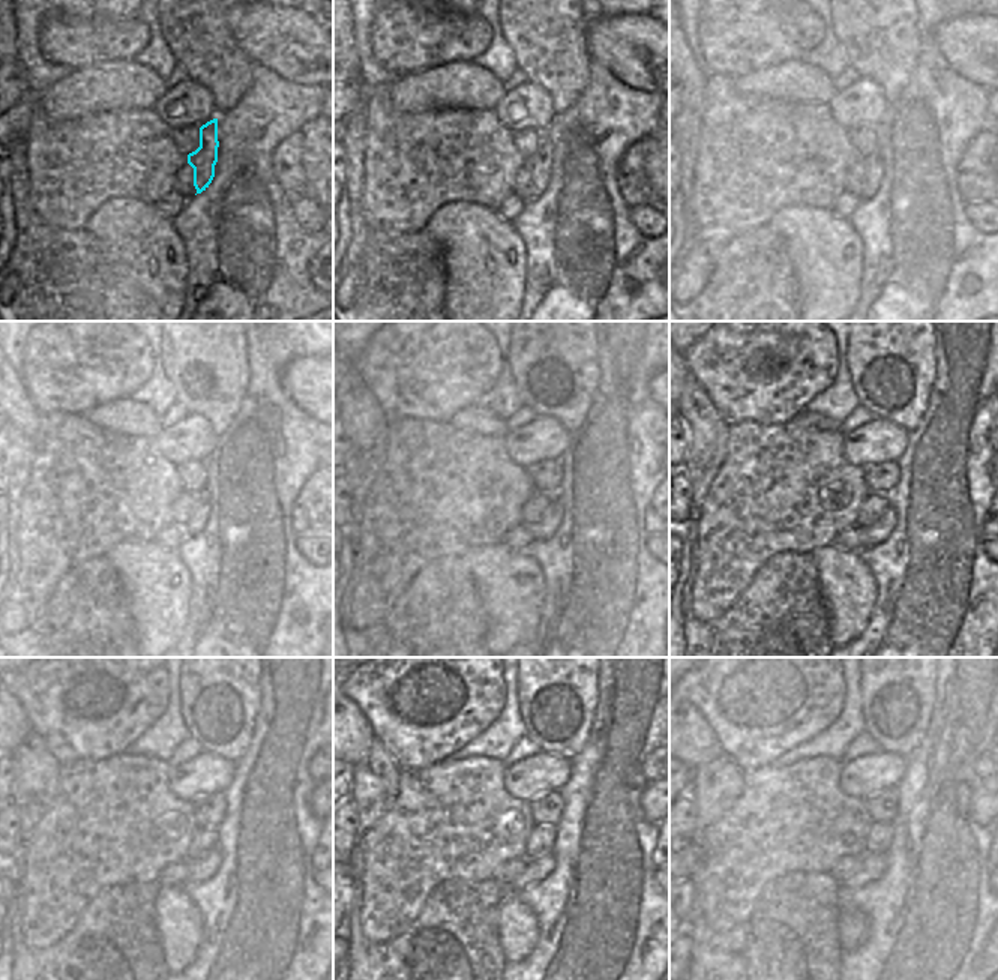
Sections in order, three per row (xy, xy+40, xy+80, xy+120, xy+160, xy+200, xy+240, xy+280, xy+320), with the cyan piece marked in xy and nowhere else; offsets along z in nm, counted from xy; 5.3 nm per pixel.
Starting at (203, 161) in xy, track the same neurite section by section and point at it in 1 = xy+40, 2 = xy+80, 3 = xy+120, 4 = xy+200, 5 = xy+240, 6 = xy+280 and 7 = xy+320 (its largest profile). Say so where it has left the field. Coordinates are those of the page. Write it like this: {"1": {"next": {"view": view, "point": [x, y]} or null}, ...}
{"1": {"next": {"view": "xy+40", "point": [539, 162]}}, "2": {"next": {"view": "xy+80", "point": [874, 162]}}, "3": {"next": {"view": "xy+120", "point": [200, 514]}}, "4": {"next": {"view": "xy+200", "point": [877, 532]}}, "5": {"next": {"view": "xy+240", "point": [201, 869]}}, "6": {"next": {"view": "xy+280", "point": [536, 869]}}, "7": {"next": {"view": "xy+320", "point": [872, 866]}}}

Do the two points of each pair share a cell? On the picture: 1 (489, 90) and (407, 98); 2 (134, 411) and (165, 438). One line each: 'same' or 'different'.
1: same
2: different

